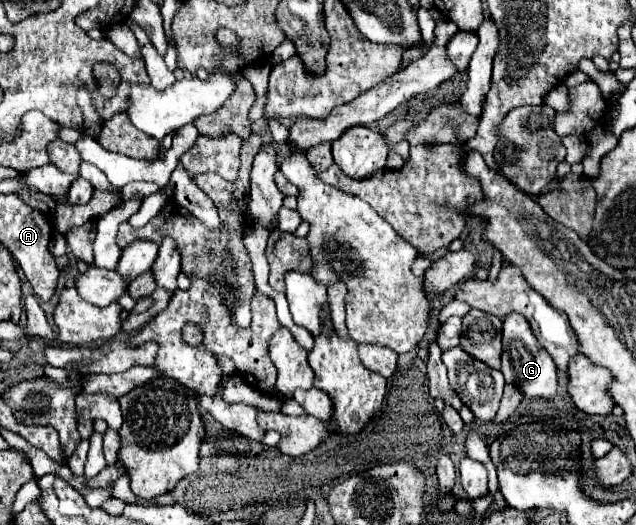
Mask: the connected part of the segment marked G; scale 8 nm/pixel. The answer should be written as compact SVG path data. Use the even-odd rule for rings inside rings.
M509 314L503 320L503 358L501 358L501 372L505 382L515 386L525 398L555 398L559 382L557 382L557 368L547 354L547 350L537 342L533 336L529 322L521 314Z

